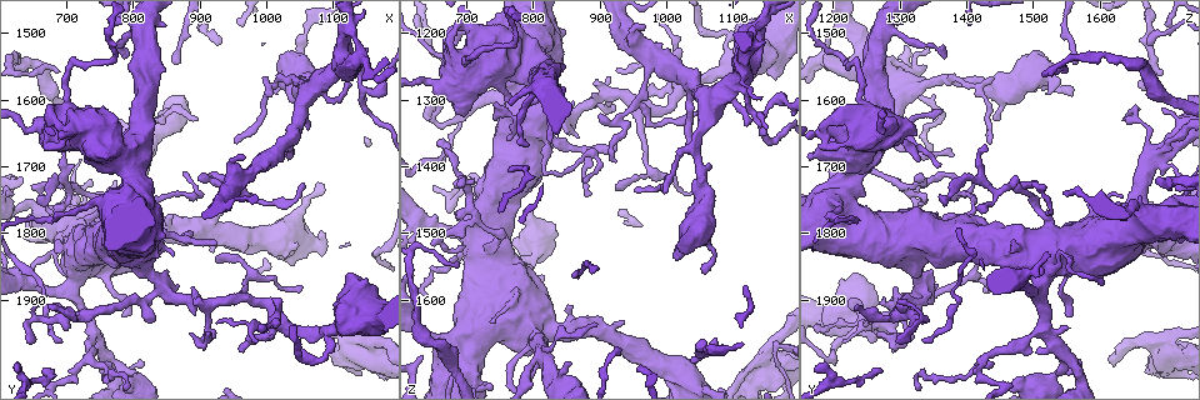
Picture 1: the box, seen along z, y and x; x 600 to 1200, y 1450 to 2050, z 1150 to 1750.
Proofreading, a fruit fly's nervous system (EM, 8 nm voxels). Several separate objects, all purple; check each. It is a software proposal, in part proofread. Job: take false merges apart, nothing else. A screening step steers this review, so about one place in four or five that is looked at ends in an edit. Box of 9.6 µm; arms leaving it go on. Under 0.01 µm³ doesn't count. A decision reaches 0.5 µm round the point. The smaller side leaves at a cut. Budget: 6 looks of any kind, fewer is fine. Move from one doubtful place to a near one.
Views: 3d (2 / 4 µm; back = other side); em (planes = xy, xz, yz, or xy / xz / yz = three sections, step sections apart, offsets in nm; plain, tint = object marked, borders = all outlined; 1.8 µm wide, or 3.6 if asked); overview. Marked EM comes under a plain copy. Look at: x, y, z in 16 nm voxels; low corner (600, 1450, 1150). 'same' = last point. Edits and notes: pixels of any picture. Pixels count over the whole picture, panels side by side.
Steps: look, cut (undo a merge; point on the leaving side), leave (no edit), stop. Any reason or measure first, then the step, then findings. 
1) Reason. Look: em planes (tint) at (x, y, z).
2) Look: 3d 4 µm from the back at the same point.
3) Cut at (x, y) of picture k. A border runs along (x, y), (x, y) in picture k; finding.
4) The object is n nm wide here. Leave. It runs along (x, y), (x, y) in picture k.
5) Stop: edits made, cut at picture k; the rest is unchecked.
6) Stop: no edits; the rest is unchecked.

Thin neck. Look: 3d 2 µm at (635, 2015, 1195).

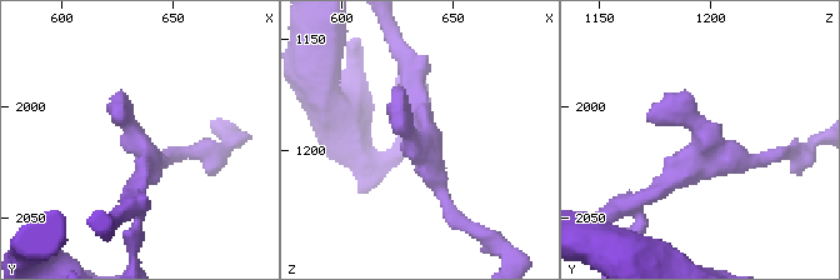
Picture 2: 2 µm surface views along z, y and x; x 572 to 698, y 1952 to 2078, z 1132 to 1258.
Need the tissue. Look: em planes (tint) at (637, 2018, 1200).

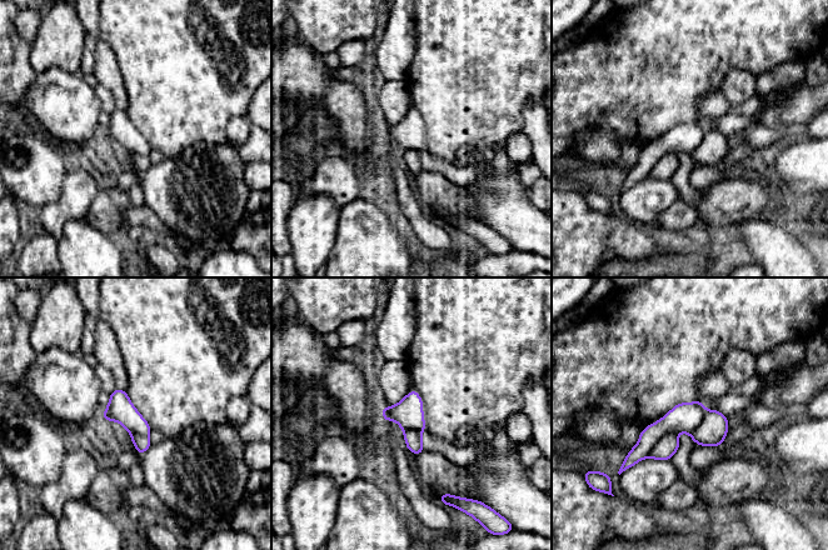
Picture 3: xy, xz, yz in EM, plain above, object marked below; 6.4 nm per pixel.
Leave. It runs along (724, 420), (674, 421), (631, 460) in picture 3; one neuron here.

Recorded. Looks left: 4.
Sharp bend. Look: em xy step 4 (tint) at (700, 1550, 1240).

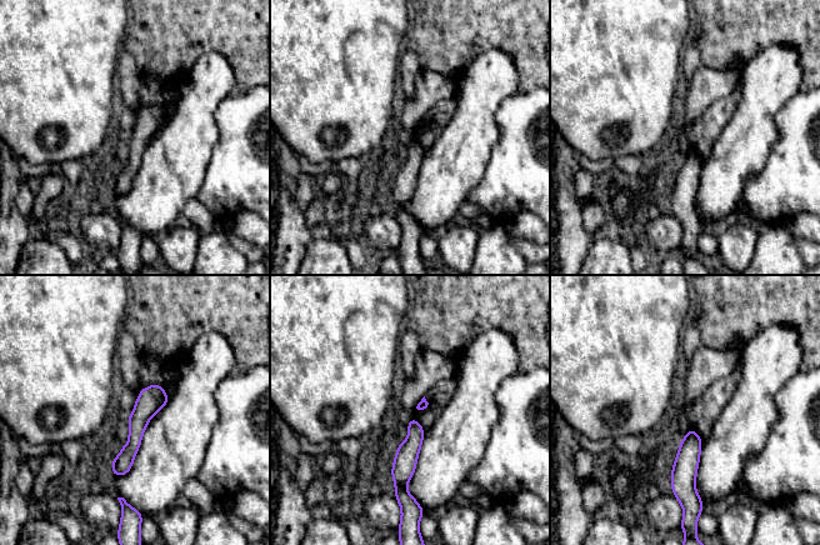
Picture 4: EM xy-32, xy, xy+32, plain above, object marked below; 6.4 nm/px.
Look: em planes (tint) at the same point.

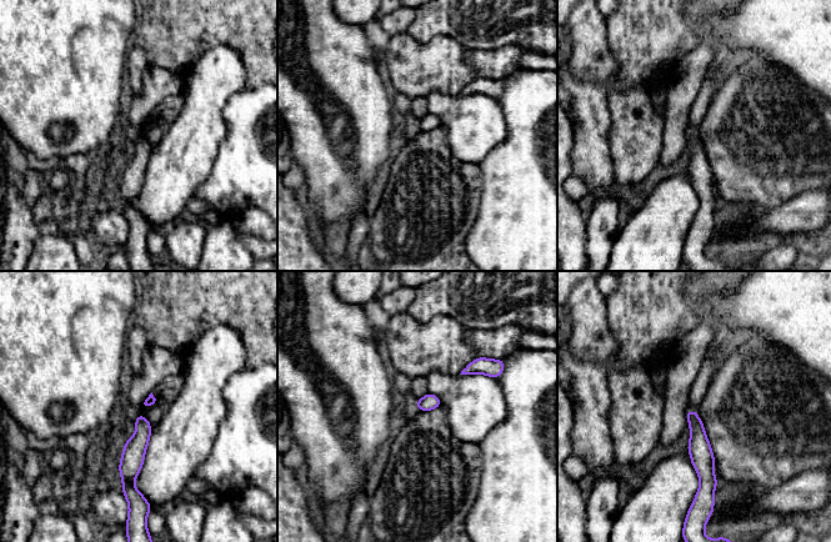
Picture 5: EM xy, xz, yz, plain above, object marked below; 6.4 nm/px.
Leave. It runs along (690, 413), (704, 462), (704, 486) in picture 5; continuous, no second neuron.

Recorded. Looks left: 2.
Arms part here. Look: 3d 4 µm at (1140, 1580, 1320).

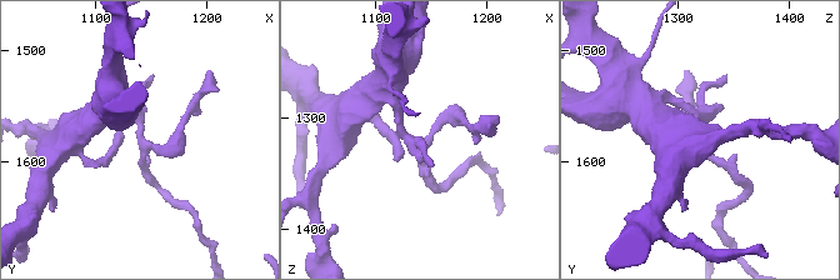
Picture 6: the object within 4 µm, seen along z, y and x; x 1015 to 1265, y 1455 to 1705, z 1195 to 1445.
Now the EM. Look: em planes (tint) at (1146, 1586, 1320).

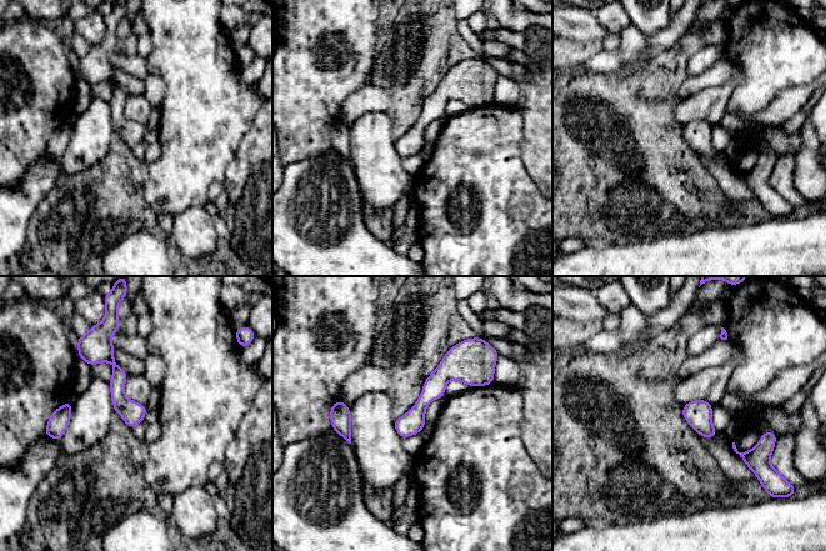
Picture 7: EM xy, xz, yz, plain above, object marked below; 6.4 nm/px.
The object is 150 nm wide here. Leave. It runs along (451, 352), (451, 365), (403, 434) in picture 7; all the same neuron.

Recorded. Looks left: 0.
Stop: no edits; the rest is unchecked.

